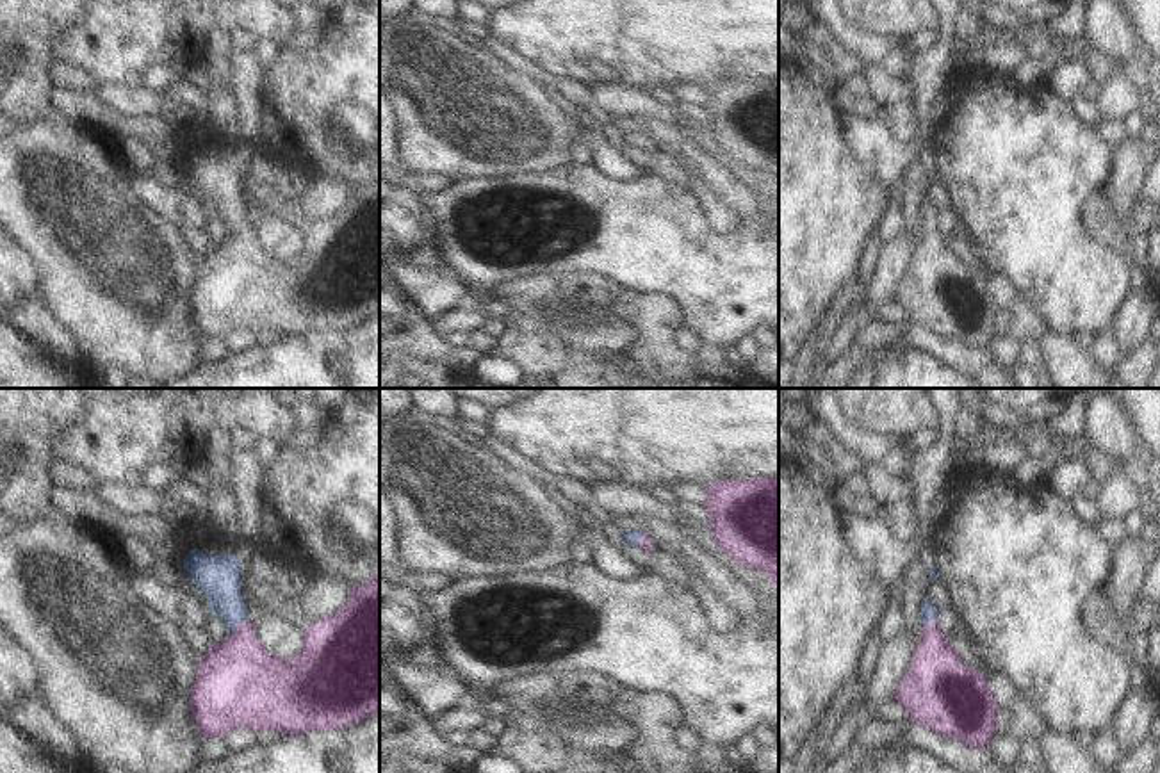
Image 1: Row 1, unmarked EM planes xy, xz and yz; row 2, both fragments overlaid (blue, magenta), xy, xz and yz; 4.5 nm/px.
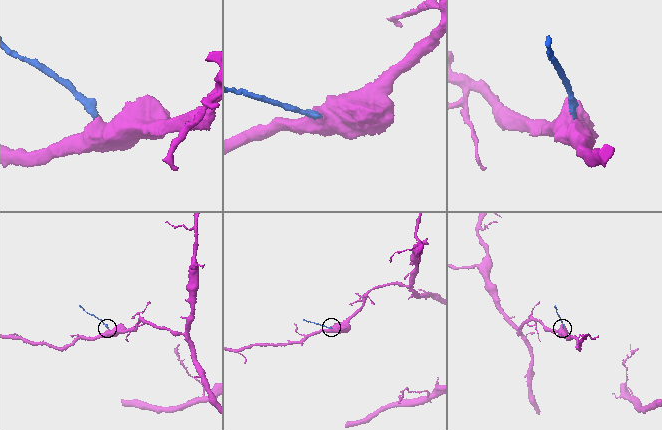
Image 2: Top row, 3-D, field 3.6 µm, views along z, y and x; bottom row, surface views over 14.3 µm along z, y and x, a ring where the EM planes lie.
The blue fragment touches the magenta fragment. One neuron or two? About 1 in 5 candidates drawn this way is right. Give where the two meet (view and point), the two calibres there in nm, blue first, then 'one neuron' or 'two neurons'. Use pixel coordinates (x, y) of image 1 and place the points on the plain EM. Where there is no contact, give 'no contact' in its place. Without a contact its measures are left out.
xy (236, 227) | 190/380 nm | one neuron

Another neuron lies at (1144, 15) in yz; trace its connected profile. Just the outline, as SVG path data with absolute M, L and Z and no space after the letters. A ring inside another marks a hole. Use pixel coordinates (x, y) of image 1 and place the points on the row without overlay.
M1119 0L1130 16L1146 57L1160 61L1160 0Z

